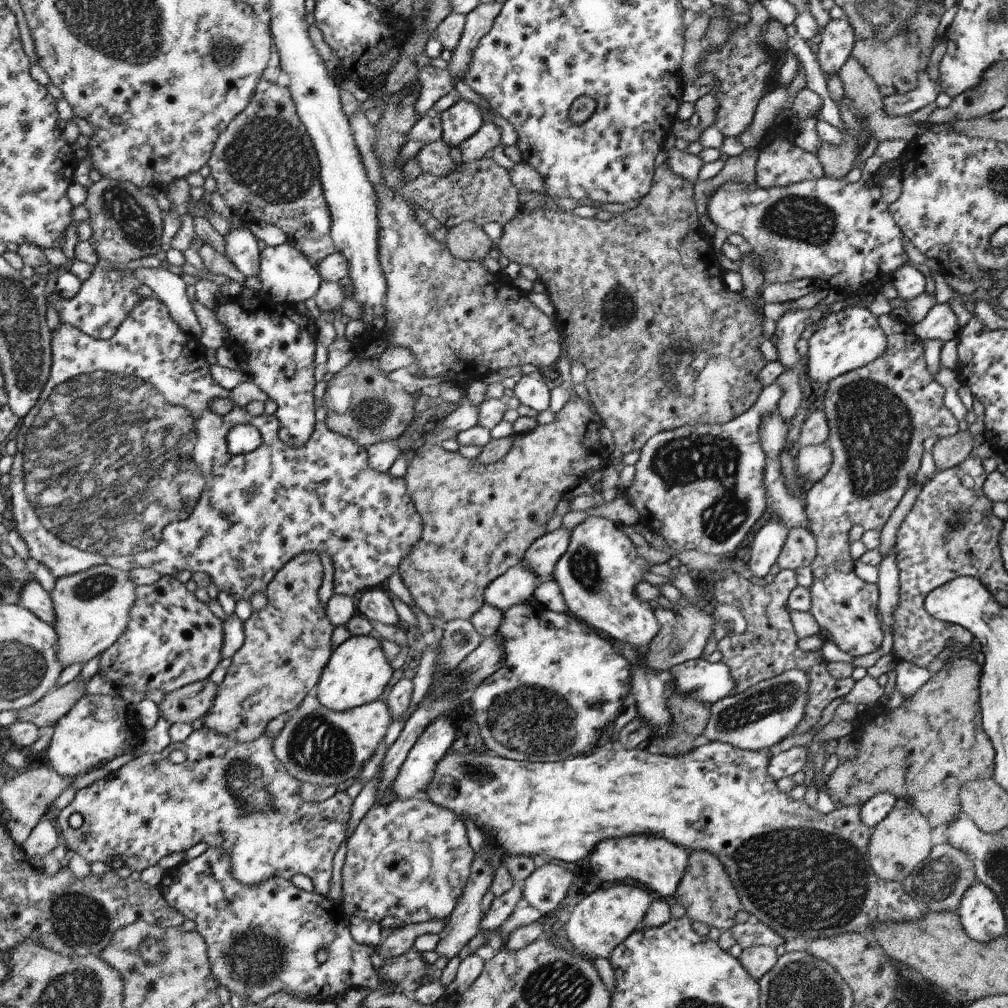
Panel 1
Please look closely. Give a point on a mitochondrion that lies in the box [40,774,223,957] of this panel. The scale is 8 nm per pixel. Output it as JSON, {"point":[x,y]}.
{"point":[75,920]}

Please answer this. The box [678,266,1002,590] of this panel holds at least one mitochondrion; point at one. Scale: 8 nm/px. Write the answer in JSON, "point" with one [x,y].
{"point":[875,428]}

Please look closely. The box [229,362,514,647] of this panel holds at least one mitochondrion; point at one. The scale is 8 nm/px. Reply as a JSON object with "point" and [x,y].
{"point":[370,413]}

